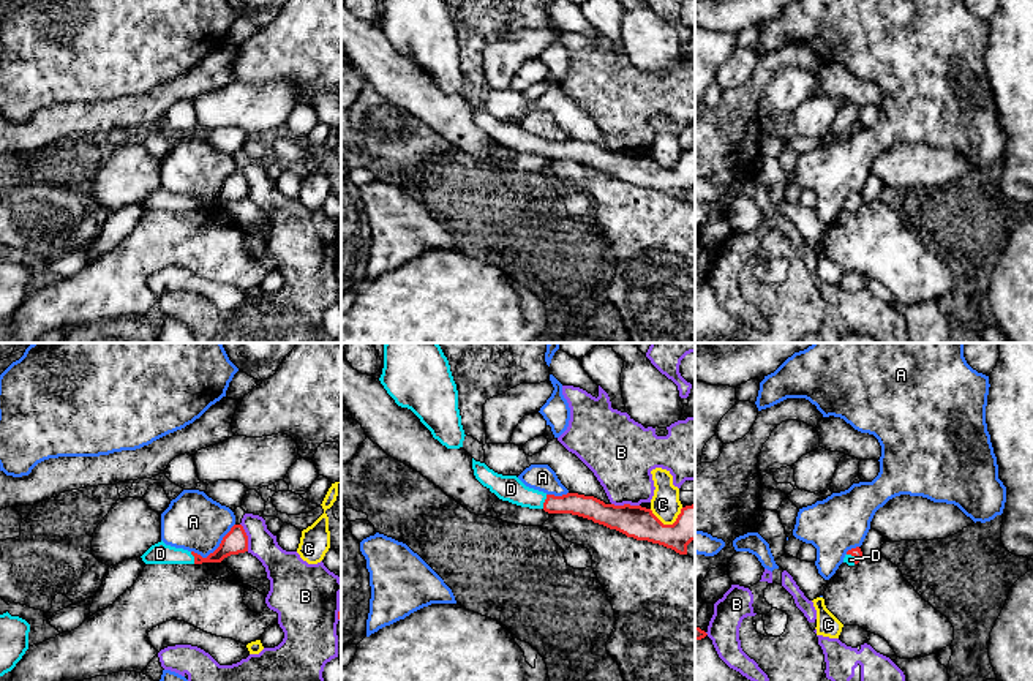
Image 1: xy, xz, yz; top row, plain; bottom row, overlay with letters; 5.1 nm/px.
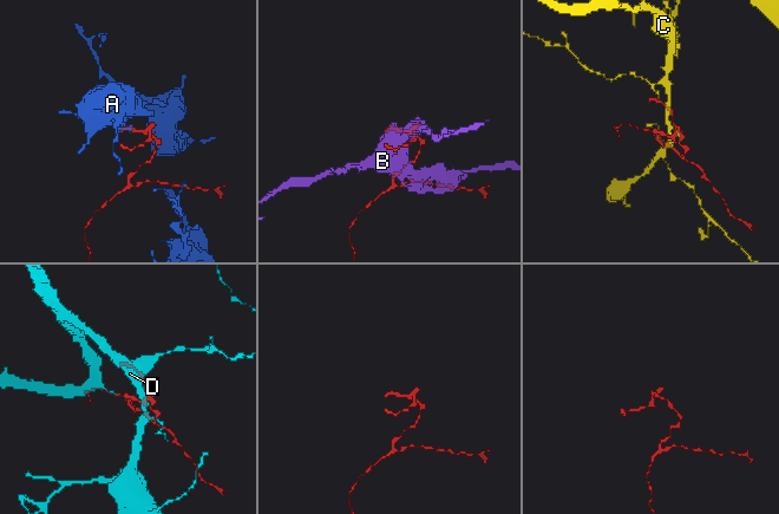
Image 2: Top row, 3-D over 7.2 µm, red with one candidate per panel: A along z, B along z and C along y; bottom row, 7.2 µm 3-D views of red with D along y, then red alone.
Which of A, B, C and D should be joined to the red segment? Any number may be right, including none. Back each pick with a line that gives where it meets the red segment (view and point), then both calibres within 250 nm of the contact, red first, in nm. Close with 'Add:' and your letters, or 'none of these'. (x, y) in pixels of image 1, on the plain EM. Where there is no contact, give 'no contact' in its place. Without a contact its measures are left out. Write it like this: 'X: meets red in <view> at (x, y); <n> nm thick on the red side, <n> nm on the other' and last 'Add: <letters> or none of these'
D: meets red in xz at (545, 147); 120 nm thick on the red side, 130 nm on the other
Add: D

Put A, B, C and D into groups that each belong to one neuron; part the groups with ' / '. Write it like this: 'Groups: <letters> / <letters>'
Groups: A / B / C / D

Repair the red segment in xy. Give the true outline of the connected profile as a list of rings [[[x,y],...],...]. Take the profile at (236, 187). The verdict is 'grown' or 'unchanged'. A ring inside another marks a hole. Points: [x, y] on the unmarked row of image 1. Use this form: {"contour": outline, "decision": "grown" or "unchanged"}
{"contour": [[[234,171],[223,183],[220,193],[207,204],[194,198],[166,191],[163,186],[152,191],[141,204],[145,210],[202,210],[221,209],[231,201],[248,198],[248,182],[242,171]]], "decision": "grown"}

